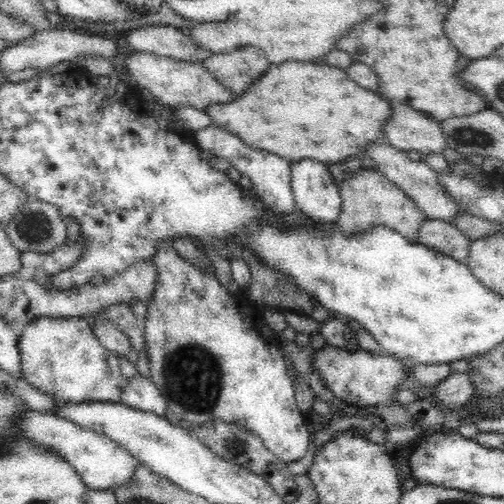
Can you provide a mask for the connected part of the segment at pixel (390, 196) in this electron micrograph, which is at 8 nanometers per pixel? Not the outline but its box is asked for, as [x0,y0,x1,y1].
[334,168,426,242]

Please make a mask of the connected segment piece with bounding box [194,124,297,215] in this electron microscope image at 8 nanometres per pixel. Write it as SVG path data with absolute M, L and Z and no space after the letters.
M214 124L198 129L194 134L194 140L202 151L208 150L216 157L225 157L230 166L236 168L244 176L248 176L253 188L256 189L260 202L267 207L286 215L297 210L291 187L292 162L280 156L268 154L268 152L246 148L240 138L230 134L230 132L224 132L223 128Z

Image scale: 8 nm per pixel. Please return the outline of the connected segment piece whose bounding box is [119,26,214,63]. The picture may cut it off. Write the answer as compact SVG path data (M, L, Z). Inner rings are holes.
M146 26L140 30L132 30L128 33L120 33L119 38L126 38L126 42L134 51L146 52L148 54L156 54L158 56L166 56L174 60L184 60L185 62L202 63L212 56L212 51L192 43L192 39L186 33L172 26Z

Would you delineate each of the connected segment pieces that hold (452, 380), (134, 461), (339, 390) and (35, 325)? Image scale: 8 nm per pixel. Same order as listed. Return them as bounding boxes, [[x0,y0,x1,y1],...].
[[431,373,476,408],[20,409,140,491],[312,345,412,408],[20,317,166,416]]

